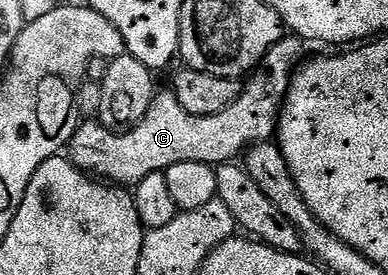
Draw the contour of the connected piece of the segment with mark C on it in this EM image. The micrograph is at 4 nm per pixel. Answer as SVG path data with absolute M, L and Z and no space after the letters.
M295 36L280 38L278 44L274 44L274 48L270 48L270 52L266 52L263 62L256 67L251 77L243 83L240 98L234 100L234 104L230 104L214 116L194 116L190 112L186 112L186 108L182 108L182 104L178 104L175 94L160 92L153 98L144 119L138 125L123 132L108 130L99 120L84 120L84 123L81 121L72 134L71 142L66 147L67 153L79 170L83 170L97 179L119 184L124 188L135 187L136 183L146 176L159 174L174 164L205 162L208 166L216 166L239 159L249 146L267 143L275 135L280 121L280 107L283 106L284 98L288 94L292 75L296 73L306 58L304 46L306 47L305 39Z

